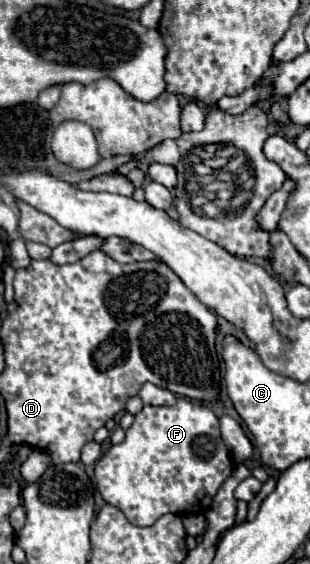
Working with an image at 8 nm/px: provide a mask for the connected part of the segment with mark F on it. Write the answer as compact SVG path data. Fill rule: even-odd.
M179 397L173 407L145 405L133 425L127 429L123 443L113 445L95 465L95 481L105 503L123 511L123 515L139 527L153 525L165 513L207 513L221 483L231 475L233 463L219 433L217 415L201 401Z

